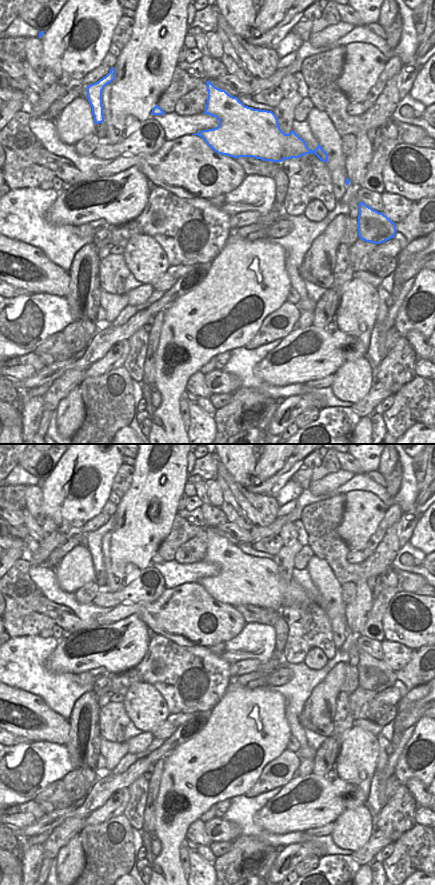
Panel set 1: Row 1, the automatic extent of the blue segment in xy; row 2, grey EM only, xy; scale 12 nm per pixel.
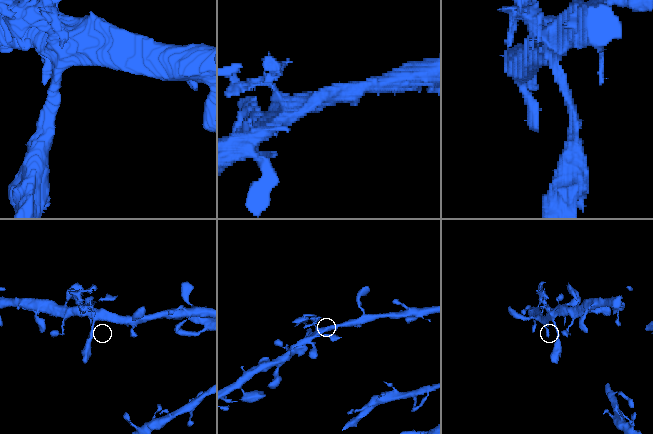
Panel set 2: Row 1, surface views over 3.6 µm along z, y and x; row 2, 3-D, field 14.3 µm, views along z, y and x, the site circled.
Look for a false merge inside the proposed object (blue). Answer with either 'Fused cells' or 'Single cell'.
Single cell.

